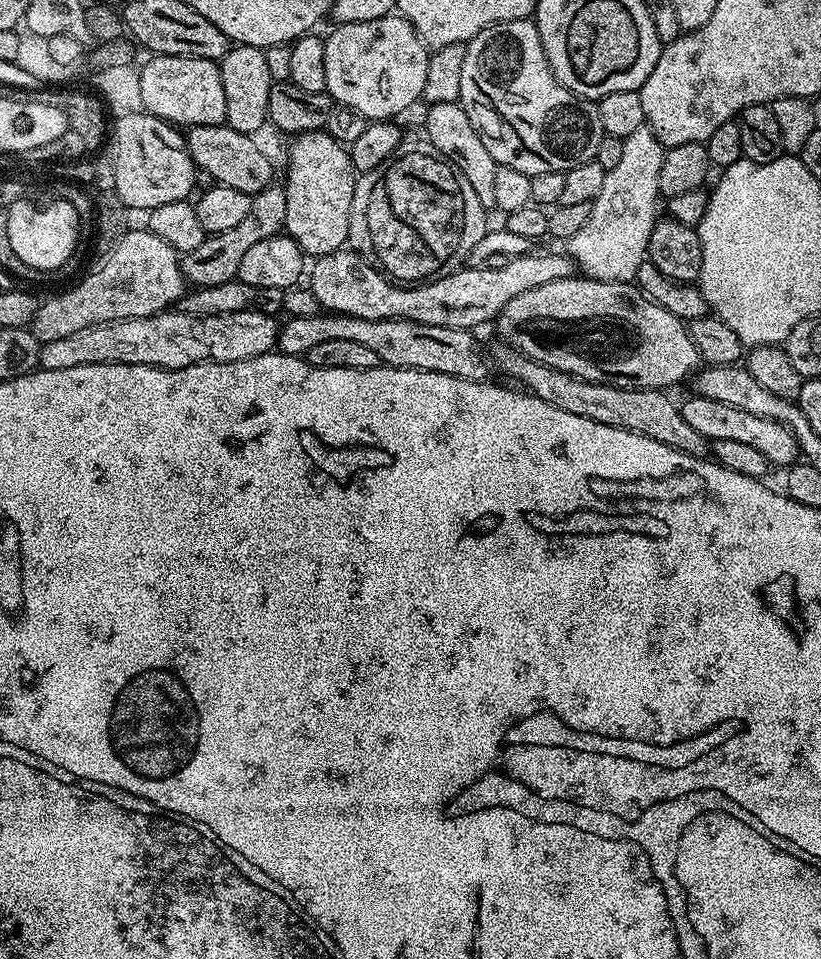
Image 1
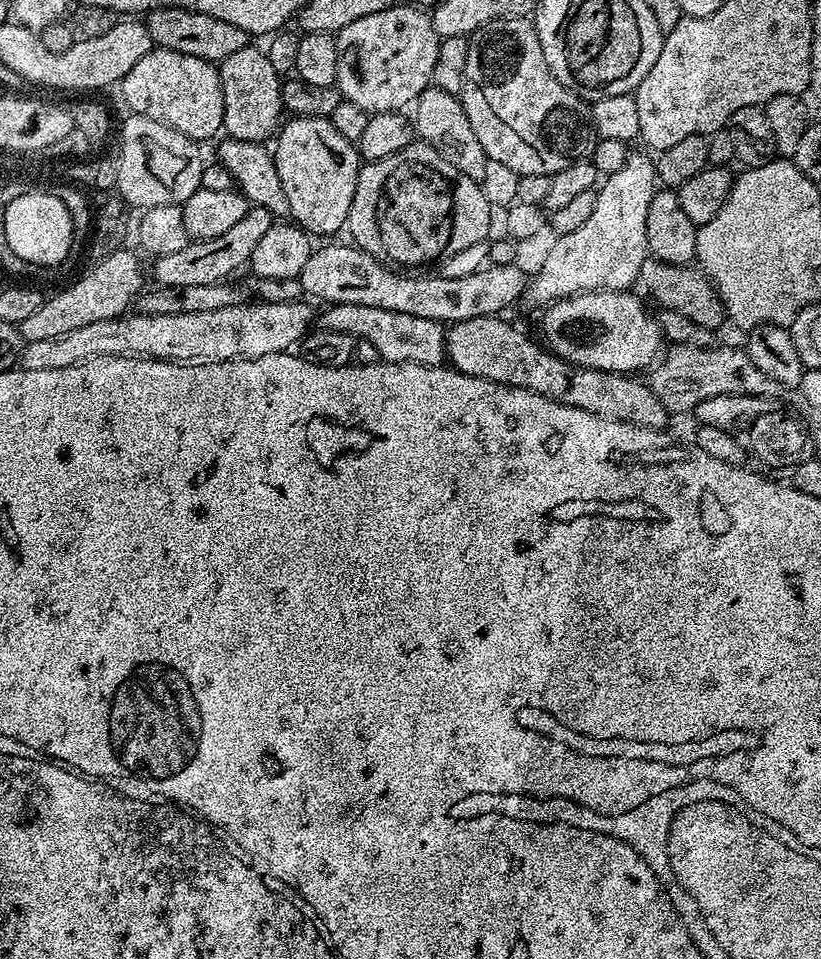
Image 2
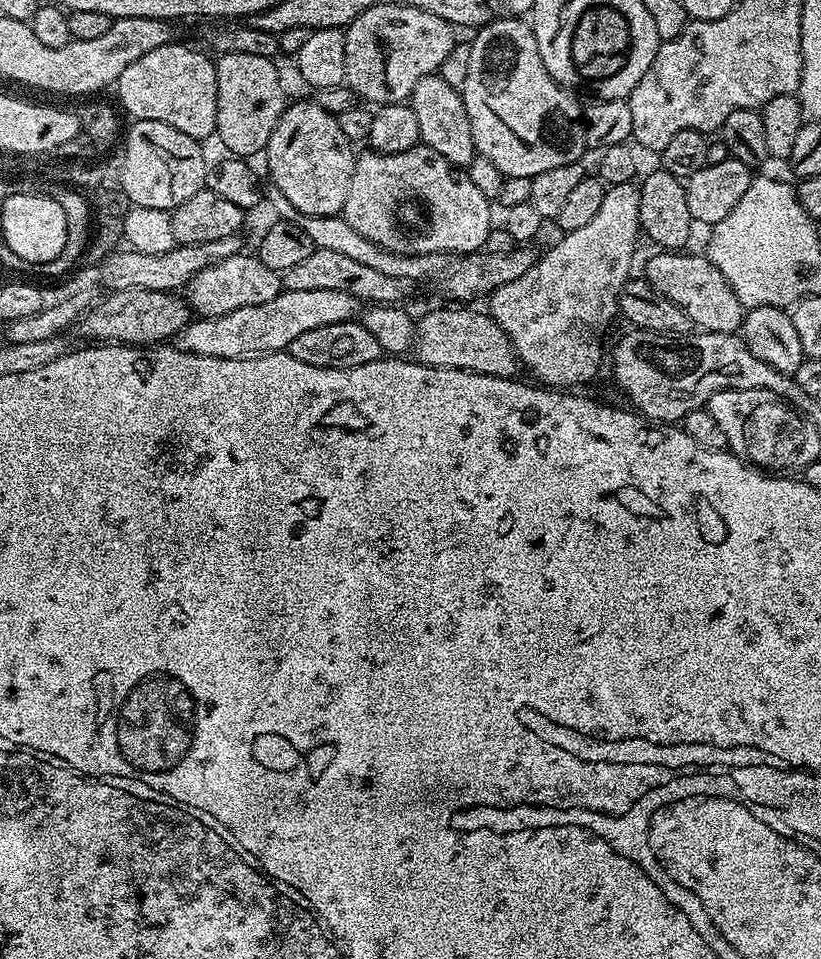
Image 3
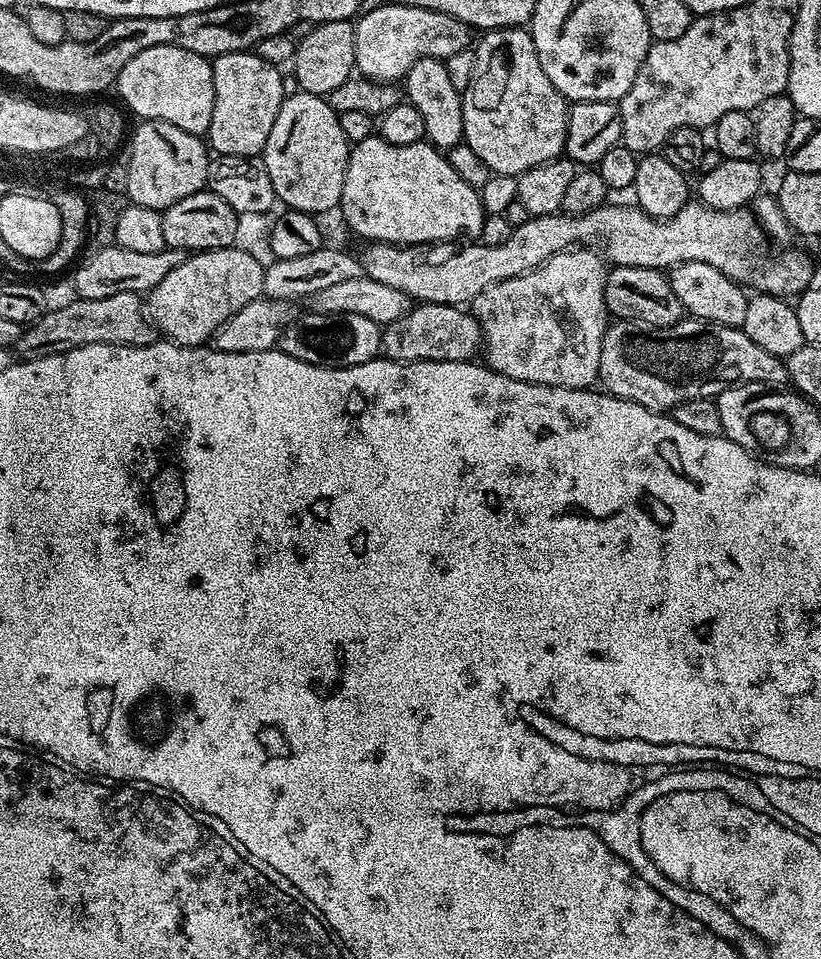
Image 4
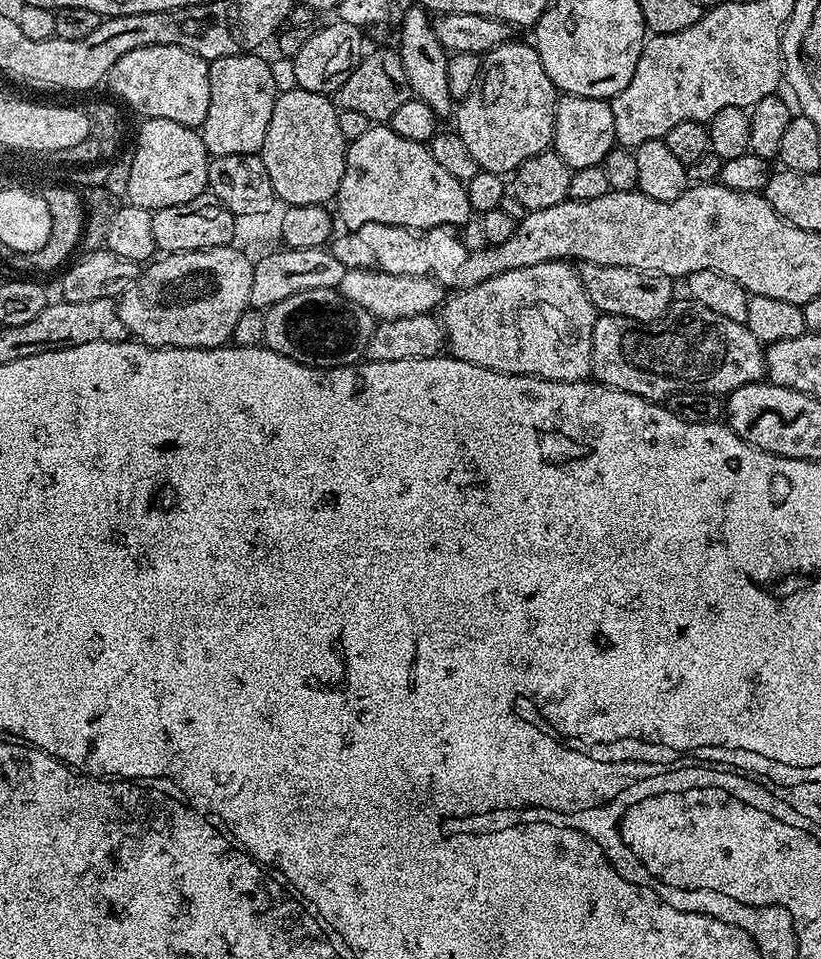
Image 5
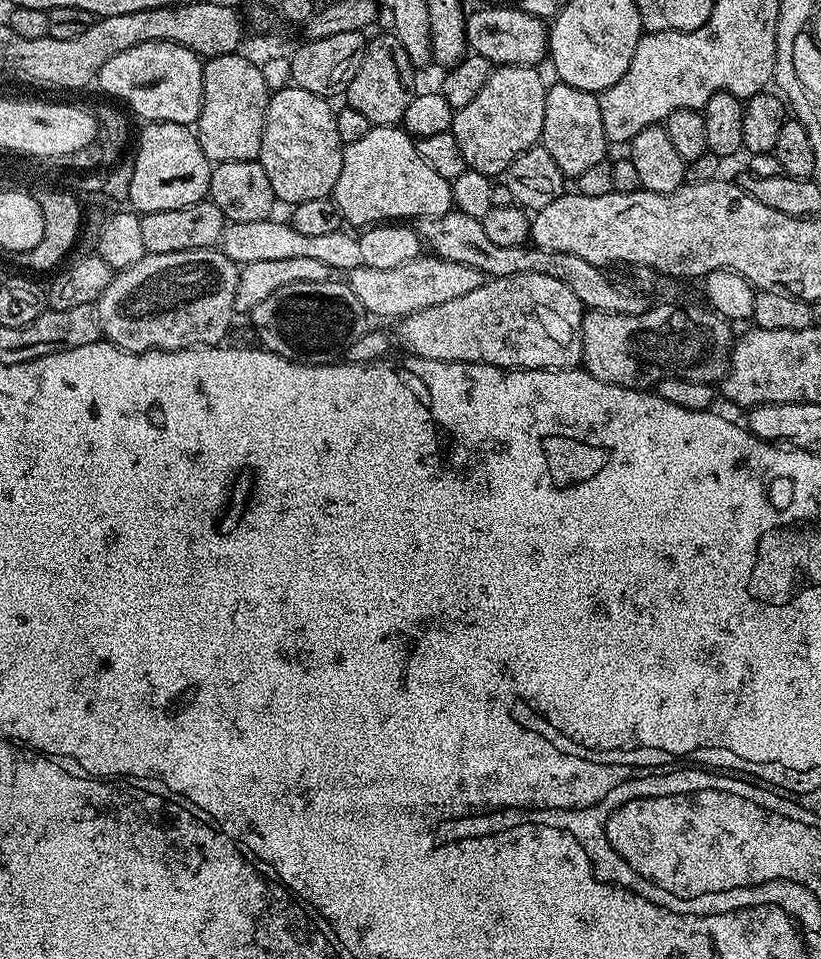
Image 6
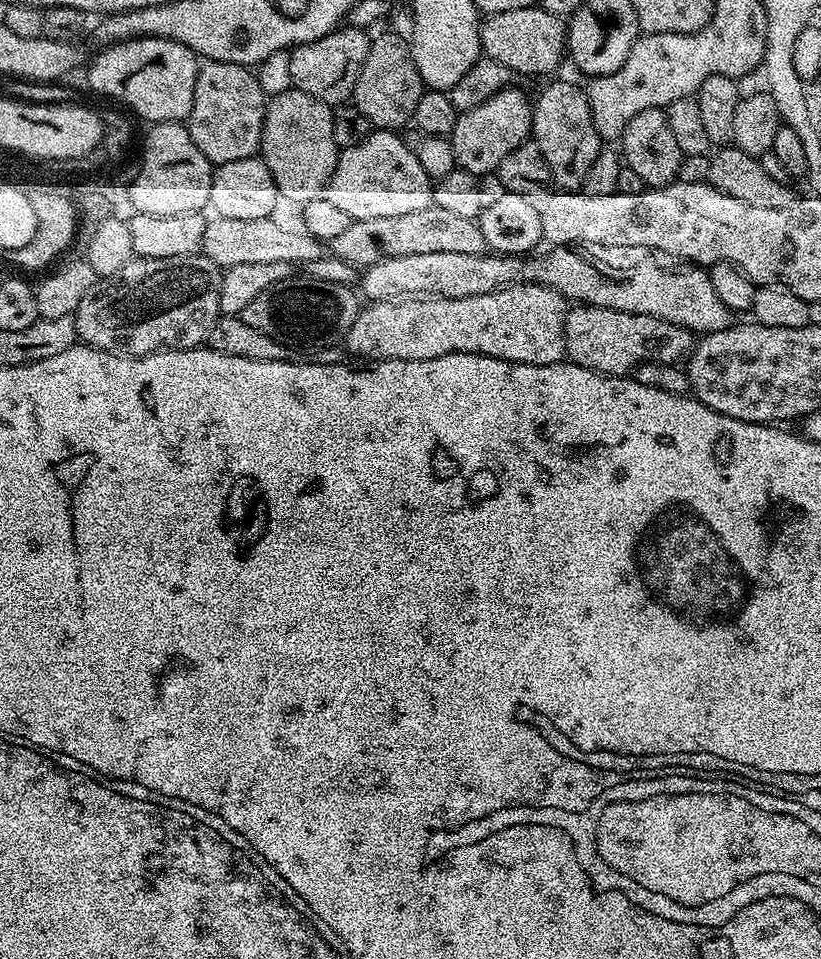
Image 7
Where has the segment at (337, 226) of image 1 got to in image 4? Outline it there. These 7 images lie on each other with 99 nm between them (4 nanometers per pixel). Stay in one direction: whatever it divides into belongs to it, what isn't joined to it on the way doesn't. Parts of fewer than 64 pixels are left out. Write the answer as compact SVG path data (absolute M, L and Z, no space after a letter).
M299 90L293 92L293 96L292 93L285 95L282 106L278 110L278 118L274 118L270 138L266 138L266 146L262 153L266 171L270 174L270 182L274 182L276 198L281 205L309 214L321 214L320 212L328 212L331 208L333 211L342 198L342 182L346 178L350 151L348 139L346 134L342 134L338 113L328 105L325 97Z

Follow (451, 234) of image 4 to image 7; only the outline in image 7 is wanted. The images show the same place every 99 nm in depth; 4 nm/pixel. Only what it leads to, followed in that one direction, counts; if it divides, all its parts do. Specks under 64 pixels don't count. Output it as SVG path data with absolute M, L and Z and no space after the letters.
M374 130L358 146L339 149L334 166L334 174L330 178L326 195L334 206L338 206L353 220L366 218L398 218L398 214L411 214L417 210L426 210L432 202L434 182L422 170L418 158L408 149L408 141L403 135L392 130Z

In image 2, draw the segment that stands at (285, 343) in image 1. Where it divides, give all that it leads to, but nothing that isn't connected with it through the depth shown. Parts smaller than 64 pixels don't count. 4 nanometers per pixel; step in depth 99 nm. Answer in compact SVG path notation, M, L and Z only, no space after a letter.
M355 302L329 304L318 316L325 332L350 334L353 340L369 344L381 361L390 364L421 364L427 368L443 365L446 360L444 337L446 328L439 320L414 318L414 314L398 314L398 310L382 310L379 306L357 306Z

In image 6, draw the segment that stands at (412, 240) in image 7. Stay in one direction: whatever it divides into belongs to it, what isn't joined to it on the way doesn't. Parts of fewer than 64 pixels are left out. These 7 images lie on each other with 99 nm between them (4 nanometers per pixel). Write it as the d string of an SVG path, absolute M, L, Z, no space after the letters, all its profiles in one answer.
M458 211L422 216L415 221L414 229L420 236L423 247L429 253L441 256L450 262L462 262L462 266L474 266L474 270L484 273L485 277L513 276L514 274L550 274L550 278L558 278L558 282L566 282L574 294L582 301L585 309L593 312L621 312L622 314L642 314L650 307L640 292L620 289L603 267L586 262L586 258L578 258L578 254L566 254L554 250L542 250L535 246L497 246L482 230L482 222L470 218L470 214Z

